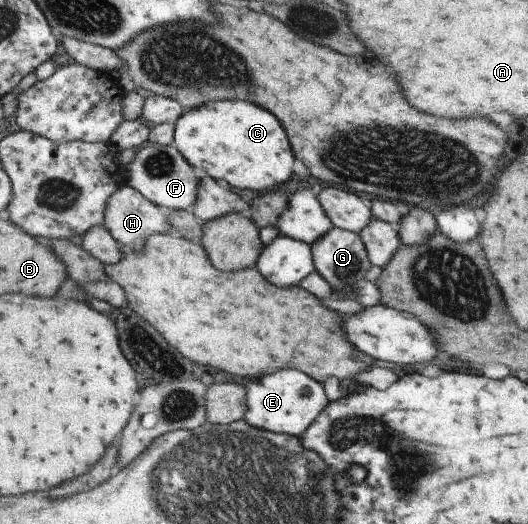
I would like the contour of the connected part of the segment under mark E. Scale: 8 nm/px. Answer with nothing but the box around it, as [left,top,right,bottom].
[245,370,329,437]

